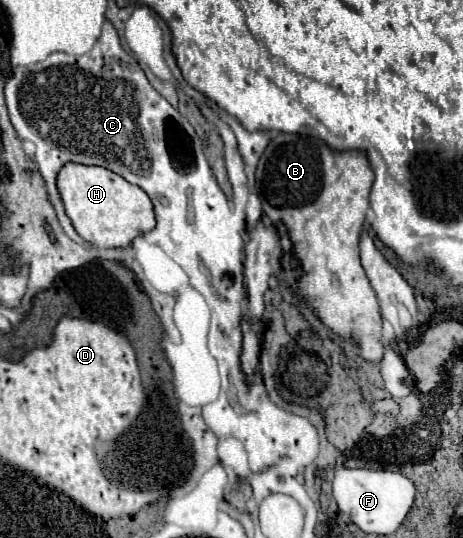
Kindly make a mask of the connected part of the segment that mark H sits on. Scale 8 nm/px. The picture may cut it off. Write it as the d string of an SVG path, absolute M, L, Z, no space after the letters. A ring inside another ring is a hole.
M68 163L58 173L58 189L78 235L98 249L126 249L132 241L156 227L156 215L146 191L104 167Z

